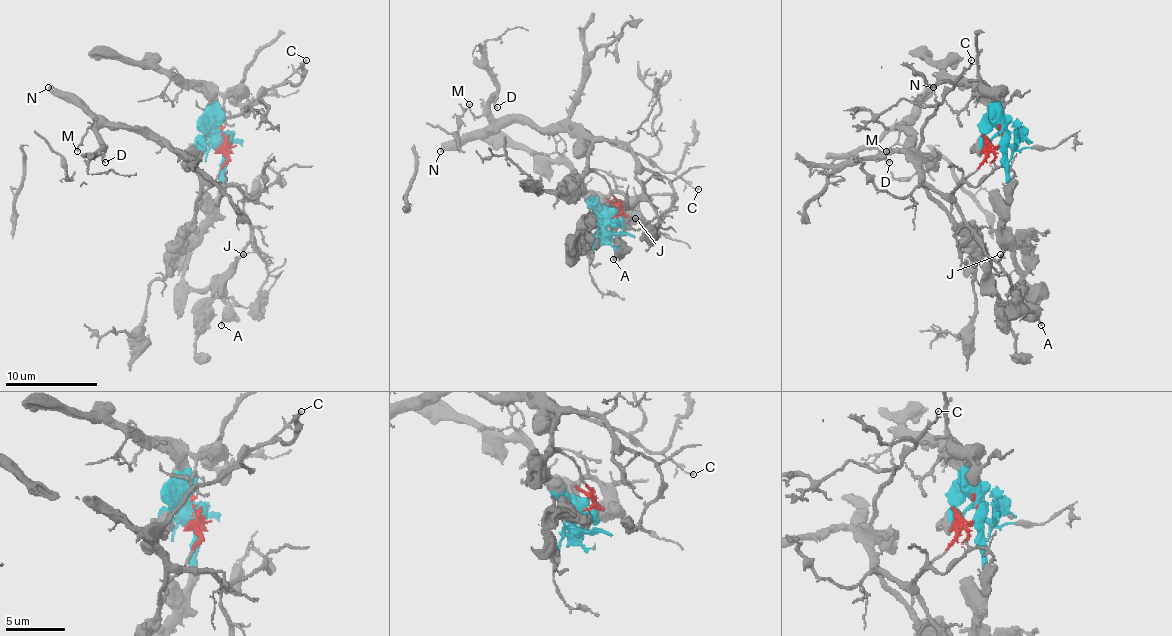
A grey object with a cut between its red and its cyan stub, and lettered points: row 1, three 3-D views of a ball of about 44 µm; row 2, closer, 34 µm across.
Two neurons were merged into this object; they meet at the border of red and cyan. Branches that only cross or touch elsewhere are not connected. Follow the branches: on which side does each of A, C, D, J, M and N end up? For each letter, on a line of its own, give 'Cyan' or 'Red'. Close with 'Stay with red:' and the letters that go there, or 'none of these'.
A: Cyan
C: Red
D: Red
J: Red
M: Red
N: Red
Stay with red: C, D, J, M, N

